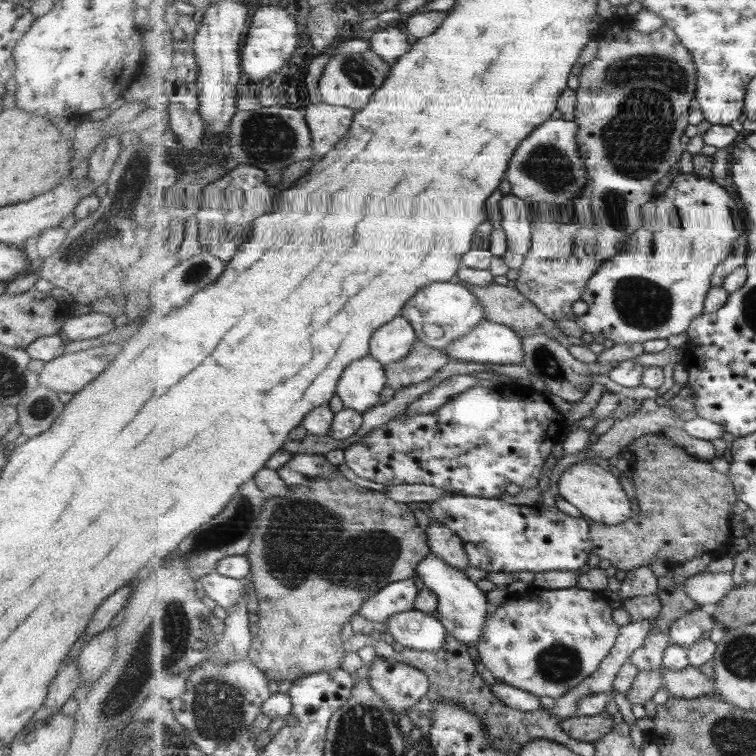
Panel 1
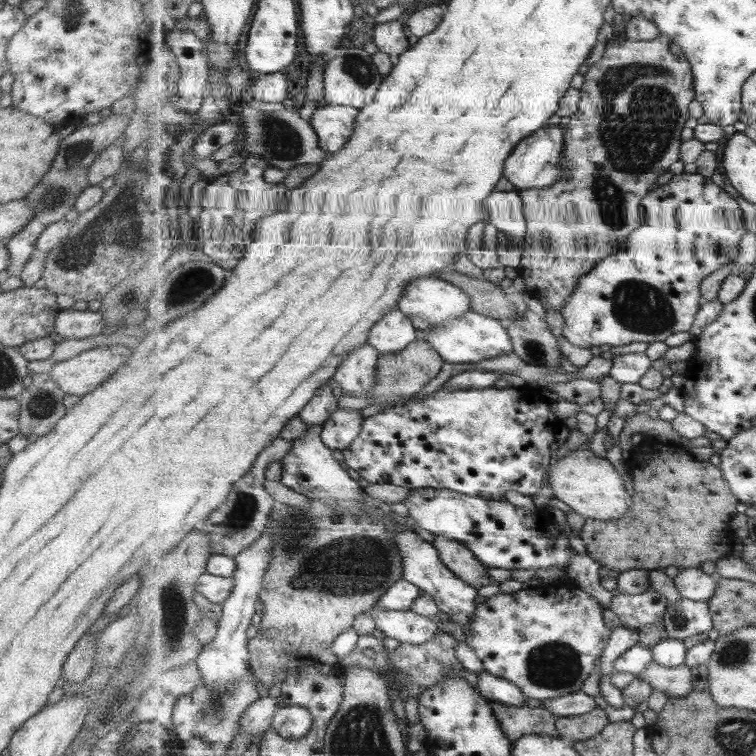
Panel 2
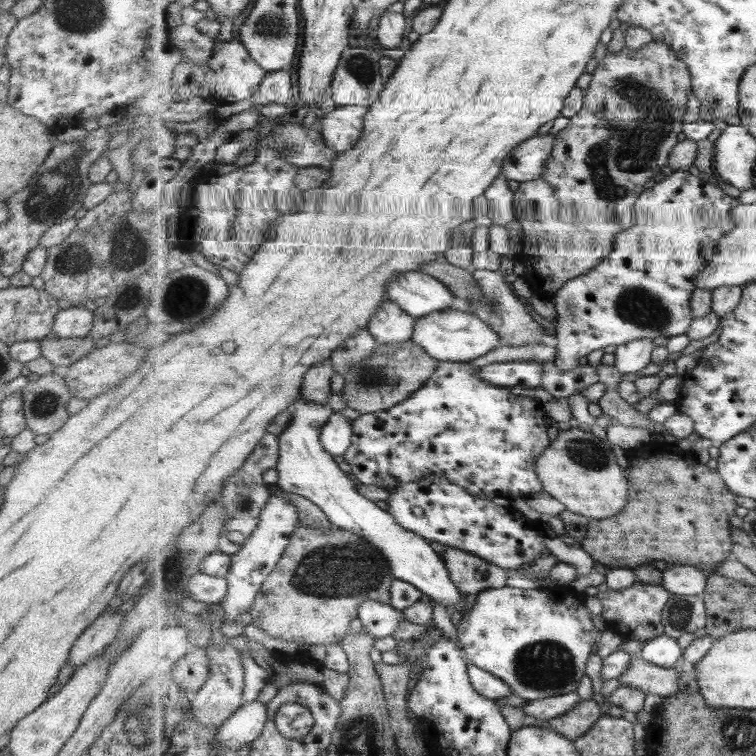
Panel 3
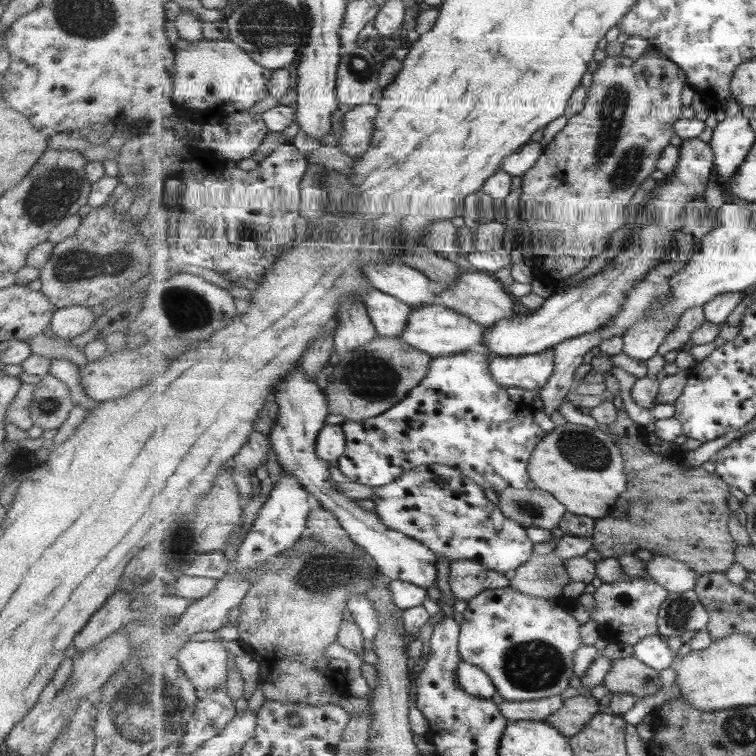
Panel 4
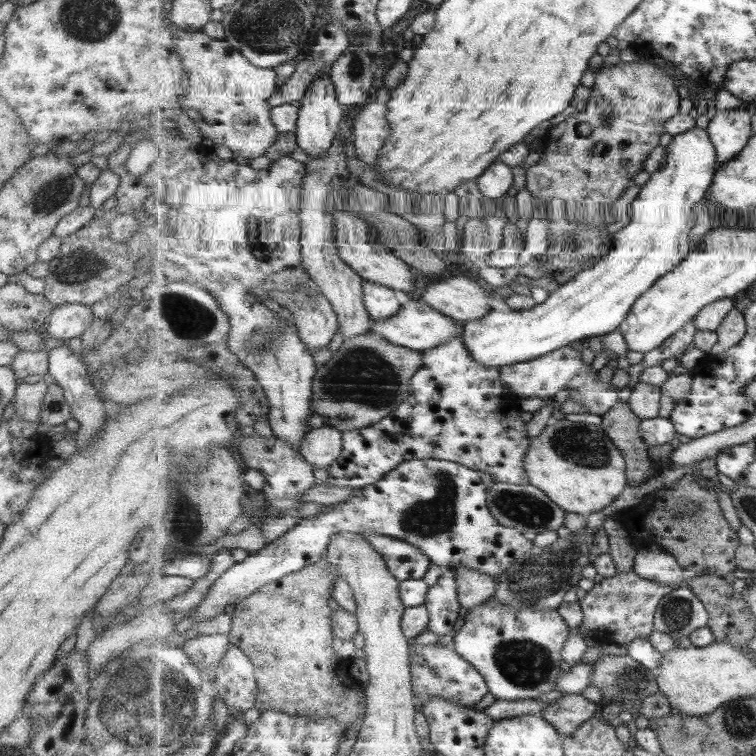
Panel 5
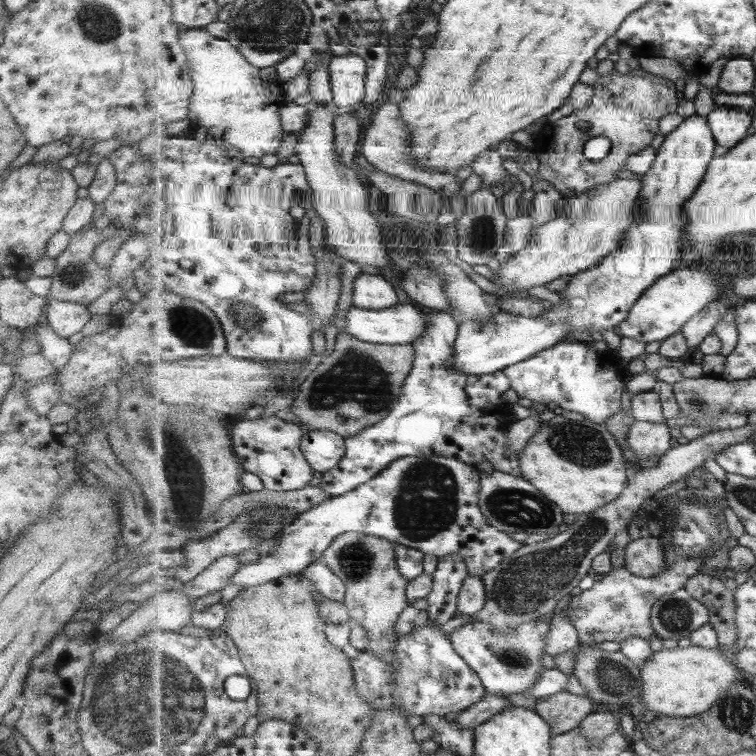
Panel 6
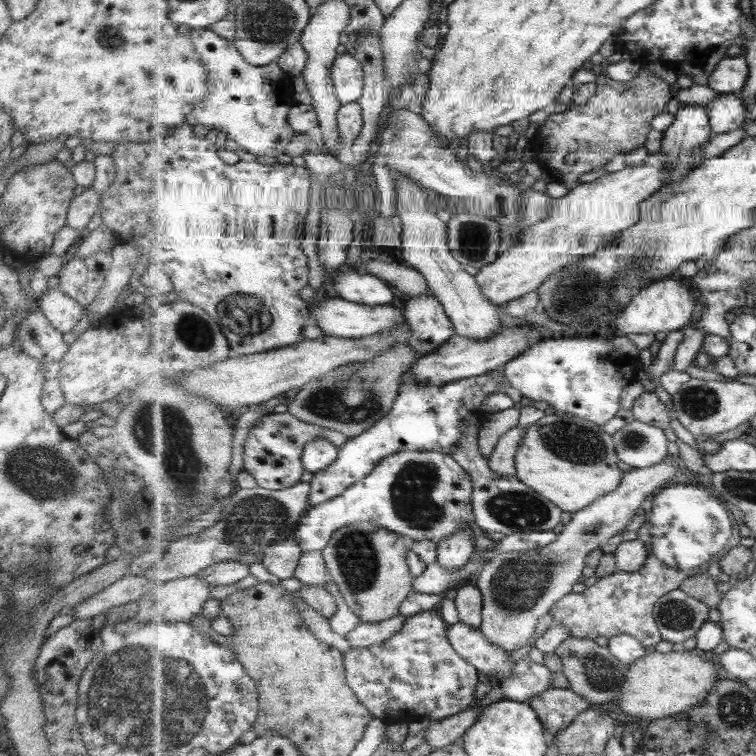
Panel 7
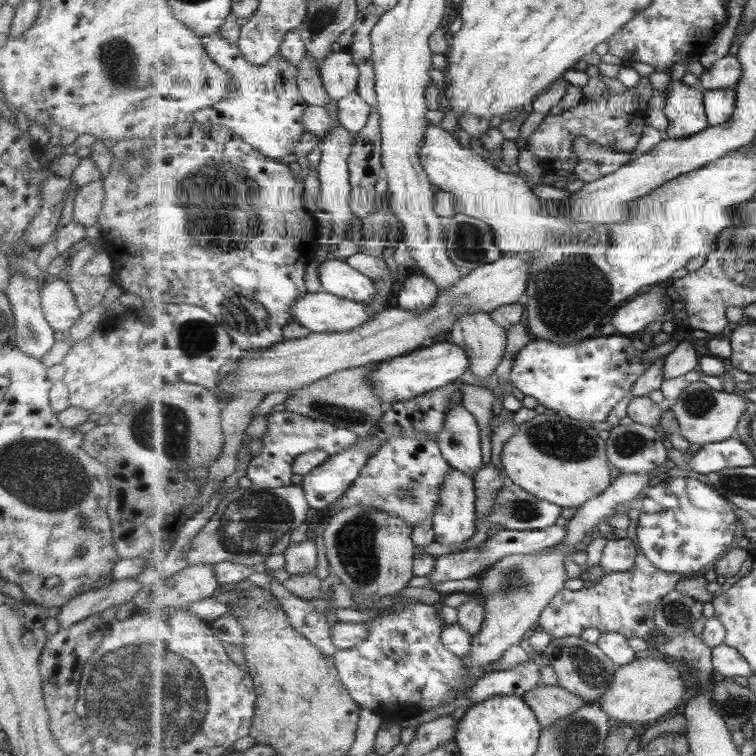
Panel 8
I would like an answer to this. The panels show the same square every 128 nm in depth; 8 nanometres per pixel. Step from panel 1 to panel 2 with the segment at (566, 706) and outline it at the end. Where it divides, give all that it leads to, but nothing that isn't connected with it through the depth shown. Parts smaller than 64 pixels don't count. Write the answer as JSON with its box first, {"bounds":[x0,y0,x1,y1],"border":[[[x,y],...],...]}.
{"bounds":[600,626,640,676],"border":[[[619,626],[615,628],[612,638],[609,640],[605,653],[600,660],[600,673],[609,676],[616,672],[615,664],[618,659],[621,659],[627,650],[633,649],[633,646],[639,645],[640,630],[630,630]]]}

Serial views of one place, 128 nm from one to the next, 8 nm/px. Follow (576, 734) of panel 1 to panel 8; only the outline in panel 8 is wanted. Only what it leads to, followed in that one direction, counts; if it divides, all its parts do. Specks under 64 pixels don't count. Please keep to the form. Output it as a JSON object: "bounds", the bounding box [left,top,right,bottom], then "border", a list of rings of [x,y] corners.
{"bounds":[523,685,588,728],"border":[[[541,685],[527,692],[523,698],[532,707],[543,728],[555,725],[557,720],[567,718],[588,704],[583,698],[558,685]]]}

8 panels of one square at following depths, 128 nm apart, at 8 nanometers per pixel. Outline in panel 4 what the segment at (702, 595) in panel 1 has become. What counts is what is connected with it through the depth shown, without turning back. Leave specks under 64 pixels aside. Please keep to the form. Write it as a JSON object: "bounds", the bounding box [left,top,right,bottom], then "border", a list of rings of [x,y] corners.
{"bounds":[647,554,697,593],"border":[[[655,554],[647,562],[647,576],[653,577],[670,593],[684,593],[697,586],[697,571],[684,562]]]}

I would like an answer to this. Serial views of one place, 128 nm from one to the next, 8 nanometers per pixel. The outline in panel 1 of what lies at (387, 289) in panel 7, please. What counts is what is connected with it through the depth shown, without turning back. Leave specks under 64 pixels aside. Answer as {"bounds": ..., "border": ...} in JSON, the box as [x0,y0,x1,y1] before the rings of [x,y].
{"bounds":[370,315,417,364],"border":[[[400,315],[372,334],[370,354],[381,364],[391,364],[405,358],[417,340],[414,326]]]}

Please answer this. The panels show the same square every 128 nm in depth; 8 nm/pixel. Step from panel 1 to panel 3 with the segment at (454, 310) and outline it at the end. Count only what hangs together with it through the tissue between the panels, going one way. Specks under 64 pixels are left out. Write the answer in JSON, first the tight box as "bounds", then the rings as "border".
{"bounds":[388,270,459,319],"border":[[[409,270],[394,277],[388,285],[388,294],[393,302],[416,319],[459,305],[458,299],[443,282],[422,270]]]}

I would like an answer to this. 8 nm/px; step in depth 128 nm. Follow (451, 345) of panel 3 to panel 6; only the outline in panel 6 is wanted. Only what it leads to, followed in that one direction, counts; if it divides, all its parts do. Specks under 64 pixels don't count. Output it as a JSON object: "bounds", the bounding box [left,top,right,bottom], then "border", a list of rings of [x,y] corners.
{"bounds":[343,303,425,344],"border":[[[413,303],[411,304],[395,304],[395,306],[389,306],[389,308],[383,308],[383,310],[367,310],[365,308],[359,308],[351,305],[345,312],[345,322],[343,322],[343,332],[352,334],[354,337],[361,339],[363,342],[373,344],[411,344],[421,336],[425,334],[425,315],[415,308]]]}

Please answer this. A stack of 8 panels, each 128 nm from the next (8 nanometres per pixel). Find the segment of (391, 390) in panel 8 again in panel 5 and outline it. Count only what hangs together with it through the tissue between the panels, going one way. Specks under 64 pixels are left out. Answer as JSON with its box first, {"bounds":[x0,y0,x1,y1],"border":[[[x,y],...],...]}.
{"bounds":[463,126,718,368],"border":[[[695,126],[677,134],[669,143],[664,168],[651,174],[638,196],[629,206],[631,222],[617,231],[614,246],[609,253],[597,259],[596,264],[580,270],[574,278],[559,286],[548,298],[530,309],[509,312],[491,311],[483,318],[469,320],[463,325],[465,345],[483,366],[501,368],[530,361],[570,345],[584,344],[593,336],[602,337],[620,328],[633,310],[637,299],[644,296],[662,277],[677,268],[691,252],[691,228],[695,228],[695,204],[704,202],[718,170],[718,155],[704,127]]]}

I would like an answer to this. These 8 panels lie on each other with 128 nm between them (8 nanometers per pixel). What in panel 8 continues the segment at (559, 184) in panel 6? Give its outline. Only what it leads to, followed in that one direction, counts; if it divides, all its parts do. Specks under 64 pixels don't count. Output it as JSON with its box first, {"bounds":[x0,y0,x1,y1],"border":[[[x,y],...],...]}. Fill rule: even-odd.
{"bounds":[526,77,653,173],"border":[[[642,77],[637,85],[627,88],[623,93],[609,91],[597,99],[587,101],[587,104],[581,101],[570,109],[557,110],[549,118],[545,118],[529,136],[526,149],[541,159],[549,171],[566,170],[572,173],[580,162],[580,157],[574,150],[575,140],[580,137],[614,152],[633,154],[643,136],[643,128],[648,124],[647,112],[651,98],[653,84],[648,77]],[[619,110],[623,120],[619,120]]]}

